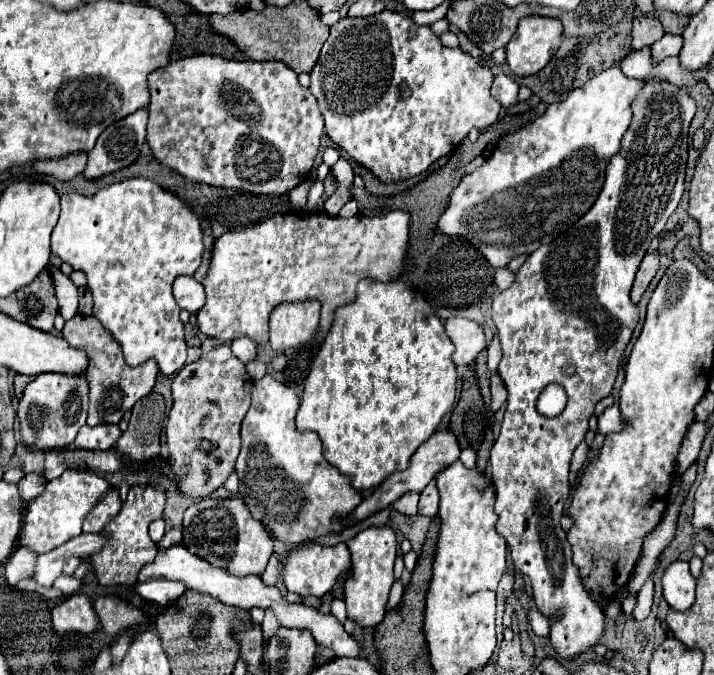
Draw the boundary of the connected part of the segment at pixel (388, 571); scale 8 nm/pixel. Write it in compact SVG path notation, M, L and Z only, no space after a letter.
M371 526L371 528L365 528L359 534L355 534L347 542L347 548L351 552L351 562L353 562L353 574L345 580L345 586L343 586L347 616L363 628L377 626L385 616L389 590L395 582L393 562L397 558L397 548L399 548L397 534L391 526L381 526L381 528Z

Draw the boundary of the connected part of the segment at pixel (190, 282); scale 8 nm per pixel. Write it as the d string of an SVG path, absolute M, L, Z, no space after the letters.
M181 276L173 282L173 296L179 308L195 314L205 304L205 290L203 284L197 282L193 276Z

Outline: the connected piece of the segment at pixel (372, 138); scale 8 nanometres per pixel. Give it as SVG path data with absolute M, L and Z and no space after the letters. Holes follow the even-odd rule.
M383 10L383 12L381 12L381 14L377 14L377 16L369 16L369 18L357 18L357 20L355 20L355 18L341 18L341 20L339 20L339 22L337 22L337 24L333 24L333 26L331 26L331 34L329 34L329 40L327 40L327 42L325 42L325 46L323 46L323 50L321 50L321 54L319 54L319 60L317 60L317 64L315 64L315 66L313 66L313 70L311 70L311 86L309 86L309 90L311 90L311 94L313 94L313 96L315 96L315 98L317 98L317 102L319 102L319 110L321 110L321 114L323 114L323 118L325 118L325 132L327 132L327 136L329 136L329 138L331 138L331 140L333 140L333 142L335 142L335 144L337 144L337 146L339 146L339 148L341 148L341 150L343 150L343 152L347 152L347 154L349 154L349 156L351 156L351 158L353 158L353 160L355 160L355 162L357 162L357 164L361 164L361 166L365 166L365 168L367 168L367 170L369 170L369 172L371 172L371 174L373 174L373 176L375 176L375 178L377 178L377 180L379 180L379 182L383 182L383 184L393 184L393 182L399 182L399 180L405 180L405 178L411 178L411 176L417 176L417 174L421 174L421 172L425 172L425 170L427 170L427 168L429 168L429 166L431 166L431 164L433 164L433 162L437 162L437 160L439 160L439 158L443 158L443 156L447 156L447 154L451 154L451 152L453 152L453 150L455 150L455 148L457 148L457 146L459 146L459 142L461 142L461 140L465 140L465 138L467 138L467 134L469 134L469 132L471 132L471 130L473 130L473 128L477 128L477 130L481 130L481 132L483 132L483 130L487 130L487 128L489 128L489 126L493 126L493 124L495 124L495 122L497 122L497 120L499 120L499 112L501 112L501 106L499 106L499 104L497 104L497 102L495 102L495 100L493 100L493 98L491 98L491 94L489 94L489 88L491 88L491 82L493 82L493 74L491 74L491 70L487 70L487 68L483 68L483 66L481 66L481 64L479 64L479 62L477 62L477 60L475 60L475 58L473 58L473 56L469 56L469 54L465 54L465 52L461 52L461 50L459 50L459 48L445 48L445 46L441 46L441 44L439 44L439 36L437 36L437 34L433 34L433 32L431 32L431 30L429 30L429 26L417 26L417 24L415 24L415 22L413 22L413 20L411 20L411 16L405 16L405 14L399 14L399 12L391 12L391 10ZM371 28L379 28L379 36L383 36L383 38L373 38L373 40L375 40L375 42L371 42L371 38L369 38L369 36L367 36L367 30L371 30ZM377 60L379 60L379 66L381 66L381 64L385 64L385 68L387 68L387 74L389 74L389 72L393 72L393 76L387 76L387 74L385 74L385 72L383 72L383 70L377 70Z

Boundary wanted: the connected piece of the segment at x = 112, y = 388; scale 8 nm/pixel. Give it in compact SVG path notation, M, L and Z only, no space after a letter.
M75 314L71 320L65 322L63 338L73 348L81 348L89 356L89 418L87 424L117 424L127 410L133 408L137 400L147 396L157 378L157 364L153 360L145 360L145 364L139 364L137 368L129 368L121 356L121 348L117 348L117 342L105 328L101 328L101 322L93 316Z

